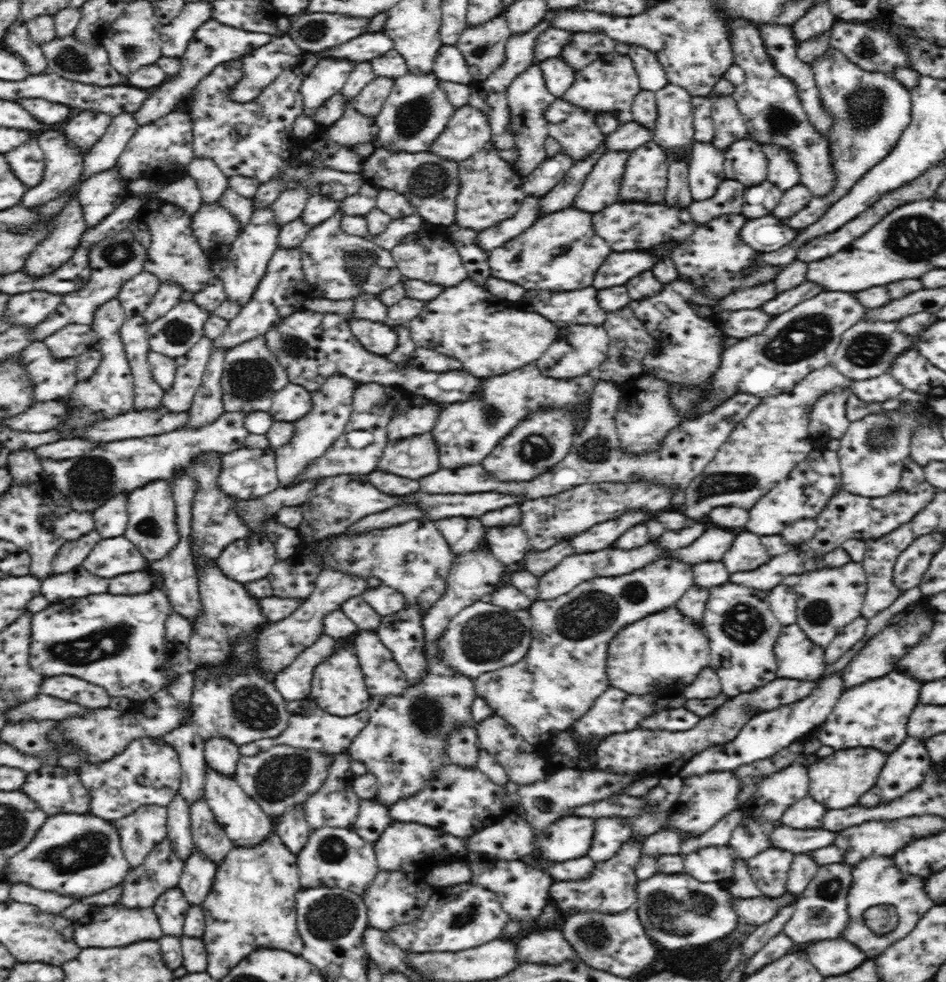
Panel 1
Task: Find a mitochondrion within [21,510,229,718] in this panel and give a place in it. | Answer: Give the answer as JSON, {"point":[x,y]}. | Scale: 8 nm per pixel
{"point":[114,639]}

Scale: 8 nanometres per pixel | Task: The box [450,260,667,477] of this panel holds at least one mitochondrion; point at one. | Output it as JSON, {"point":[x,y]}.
{"point":[595,450]}

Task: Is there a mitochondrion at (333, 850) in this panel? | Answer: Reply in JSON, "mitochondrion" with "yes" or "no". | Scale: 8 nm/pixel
{"mitochondrion":"yes"}

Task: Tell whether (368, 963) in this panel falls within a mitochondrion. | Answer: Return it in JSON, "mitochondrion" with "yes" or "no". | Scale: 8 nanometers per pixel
{"mitochondrion":"no"}

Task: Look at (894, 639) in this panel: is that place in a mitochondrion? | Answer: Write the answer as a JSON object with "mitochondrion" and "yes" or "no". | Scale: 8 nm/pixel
{"mitochondrion":"no"}

